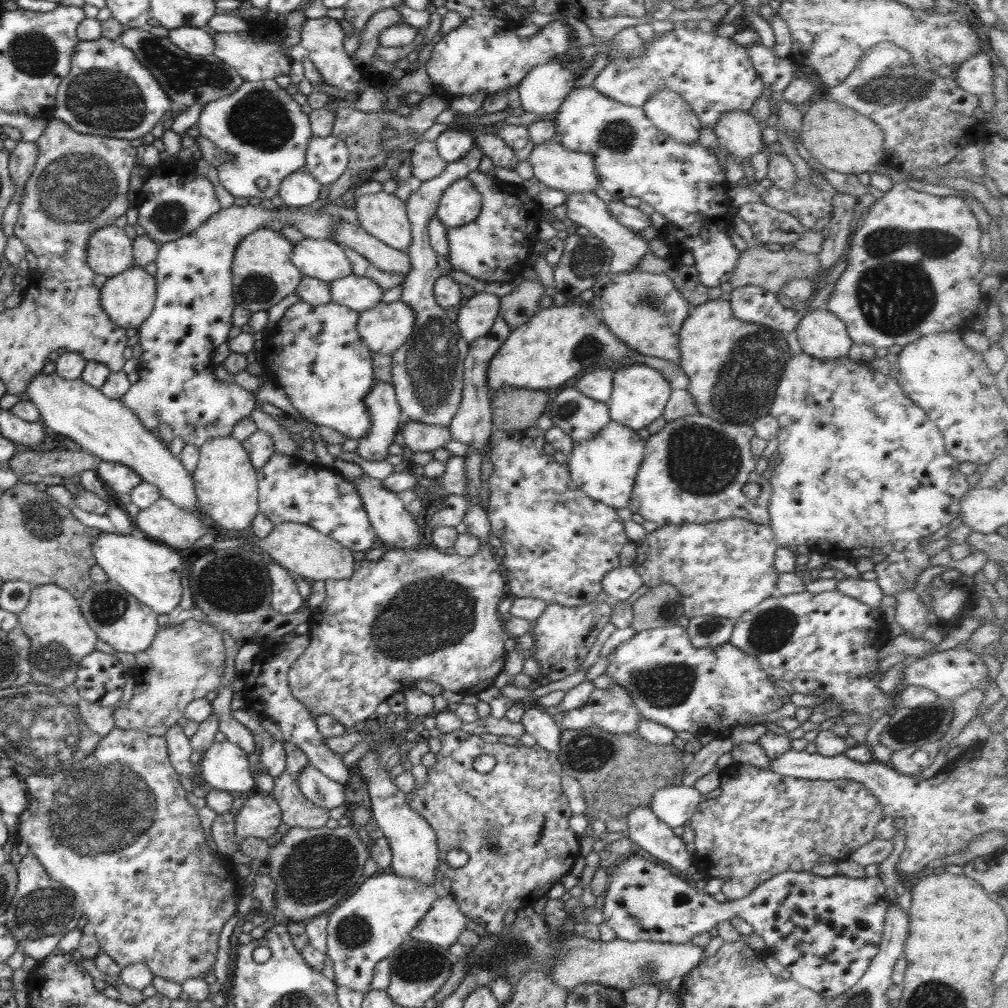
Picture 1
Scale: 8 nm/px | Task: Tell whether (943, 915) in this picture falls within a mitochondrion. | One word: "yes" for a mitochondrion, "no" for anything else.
no

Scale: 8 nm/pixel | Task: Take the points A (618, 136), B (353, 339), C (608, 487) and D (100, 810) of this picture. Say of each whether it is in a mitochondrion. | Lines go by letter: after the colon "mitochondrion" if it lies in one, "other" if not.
A: mitochondrion
B: other
C: other
D: mitochondrion

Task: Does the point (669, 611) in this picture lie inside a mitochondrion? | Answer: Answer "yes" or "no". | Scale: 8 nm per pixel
yes

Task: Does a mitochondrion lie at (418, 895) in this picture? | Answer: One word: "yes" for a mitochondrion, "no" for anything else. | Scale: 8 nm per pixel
no

